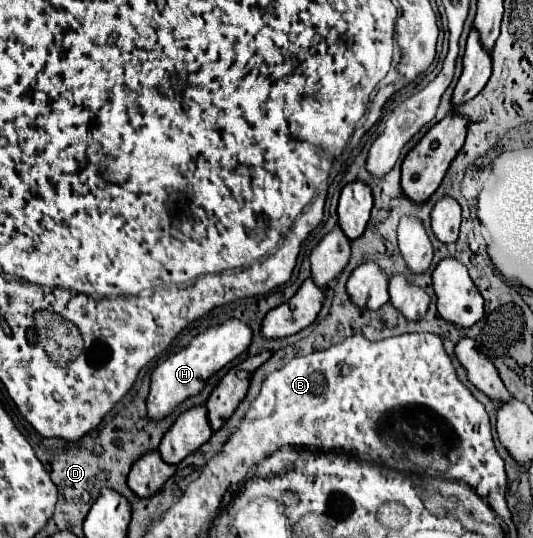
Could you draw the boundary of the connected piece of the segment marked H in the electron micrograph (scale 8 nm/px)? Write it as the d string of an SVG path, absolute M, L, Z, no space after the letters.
M229 318L217 326L207 328L205 332L197 334L187 348L169 356L163 364L159 364L151 374L151 392L147 398L147 410L151 418L165 418L171 414L185 398L195 396L205 386L205 380L245 352L251 344L253 330L249 324L237 318Z

